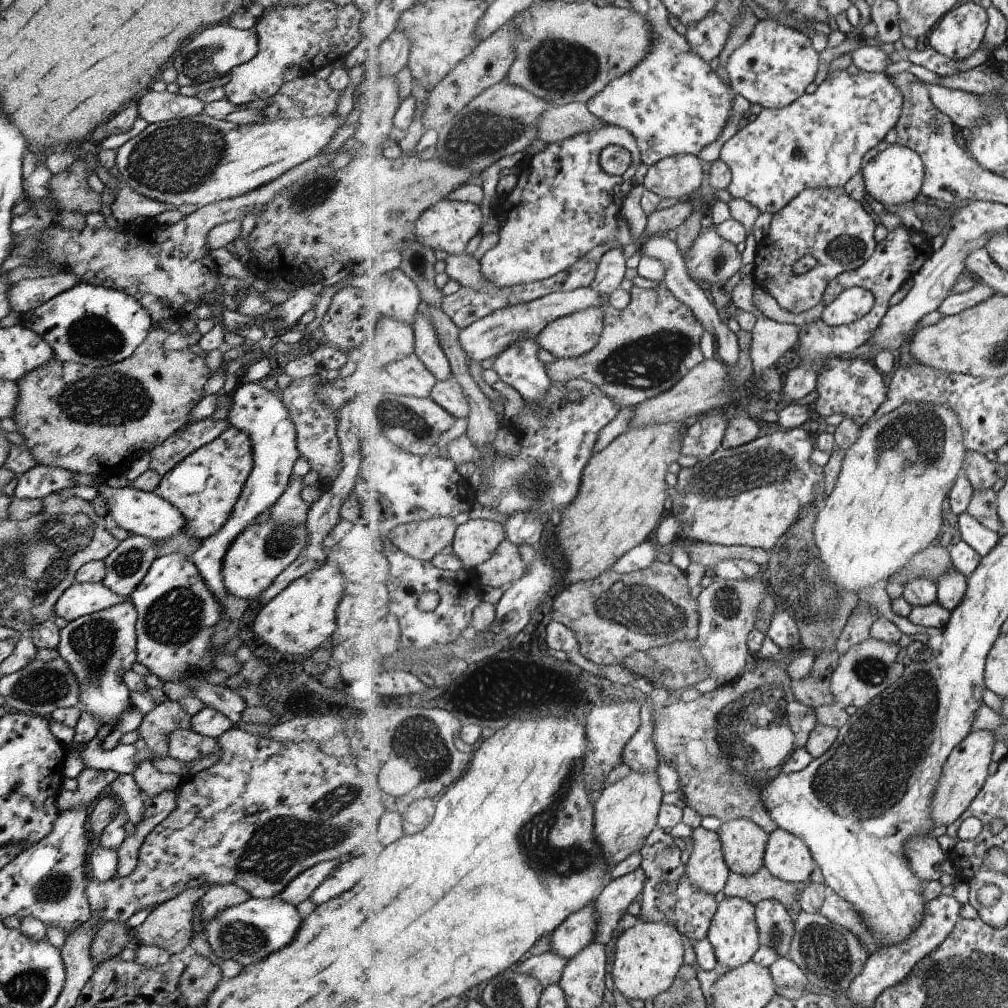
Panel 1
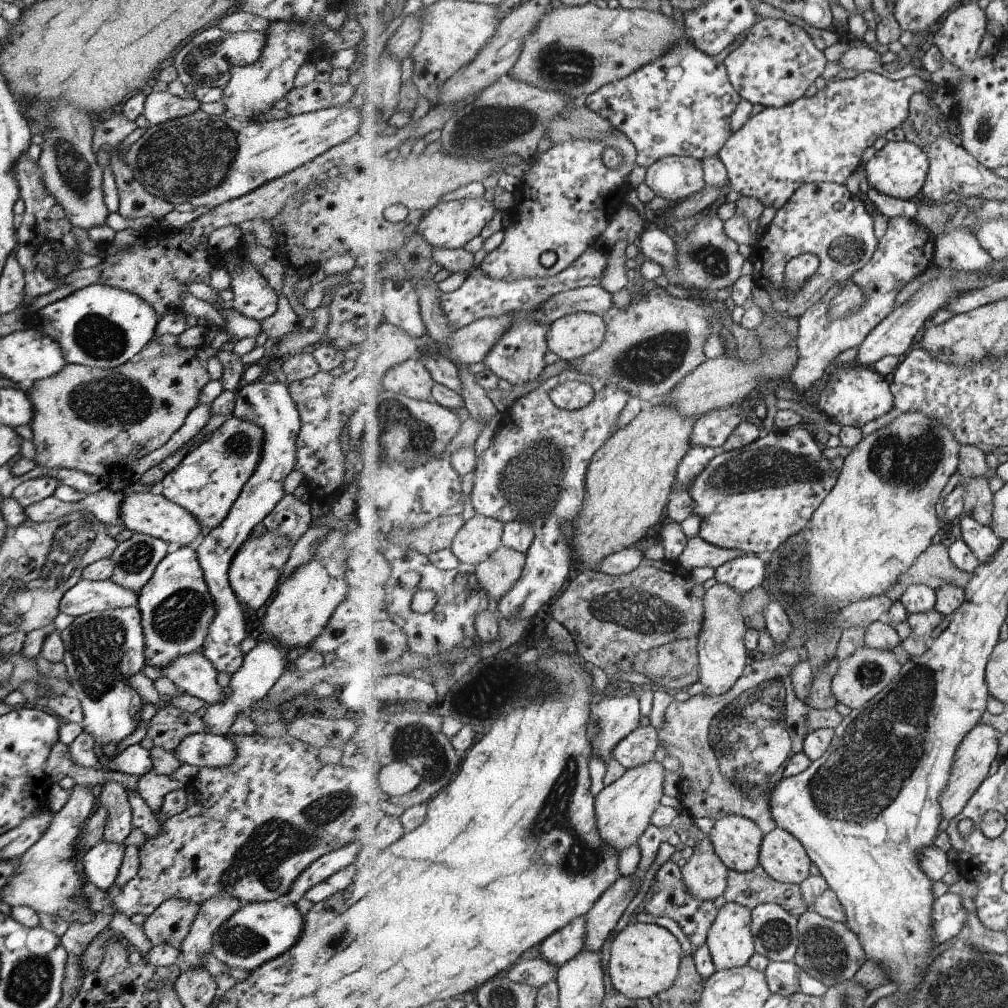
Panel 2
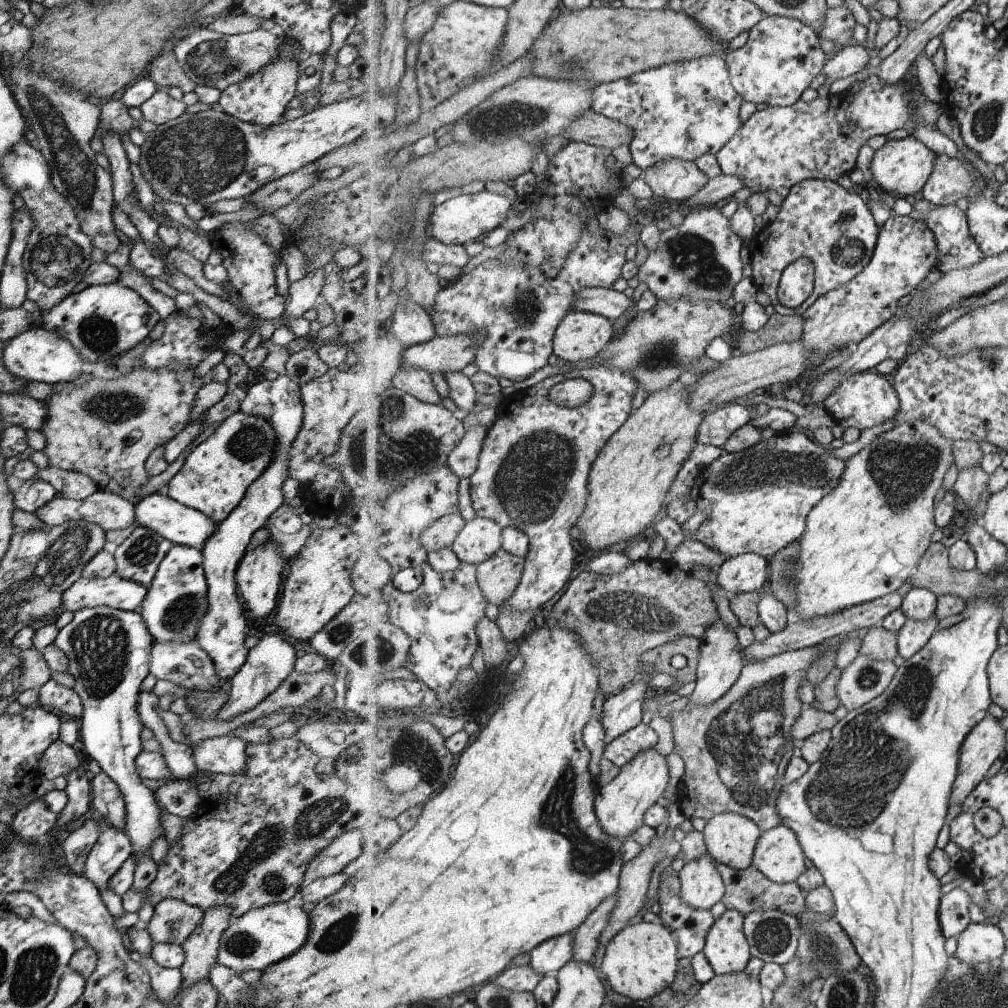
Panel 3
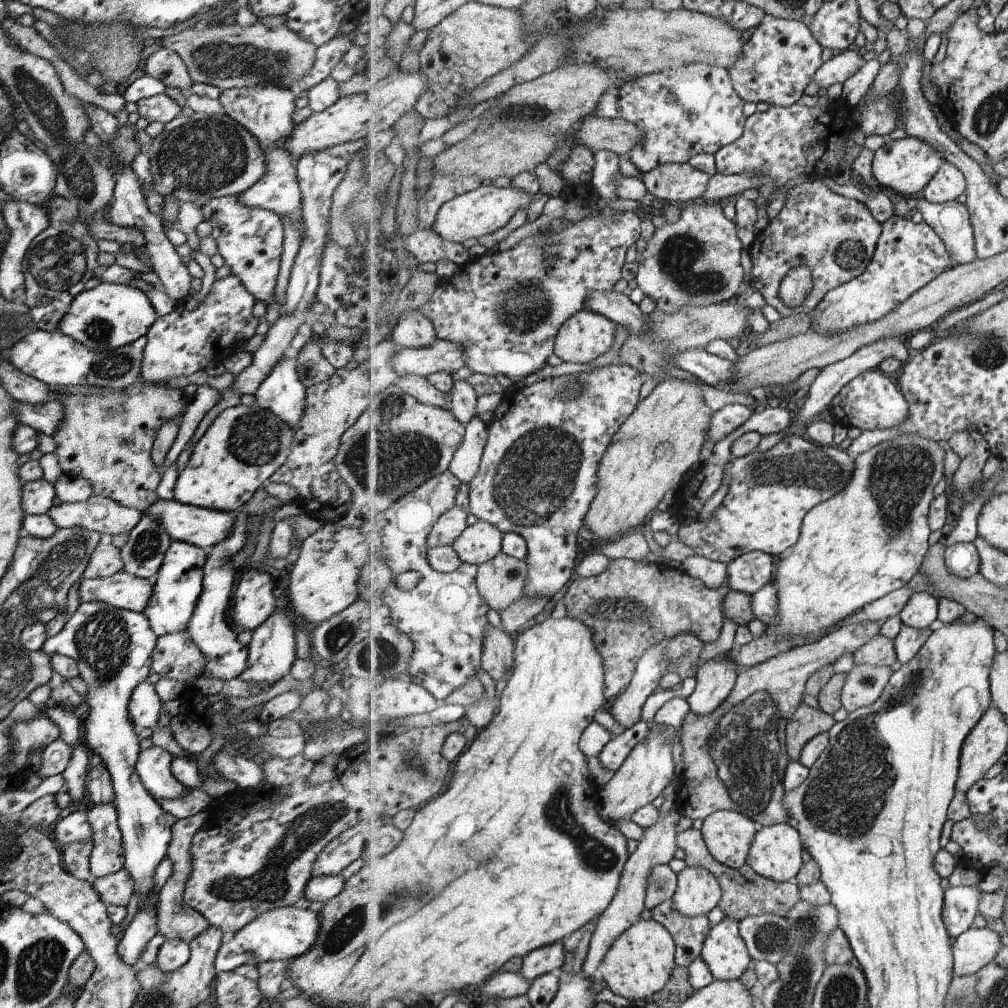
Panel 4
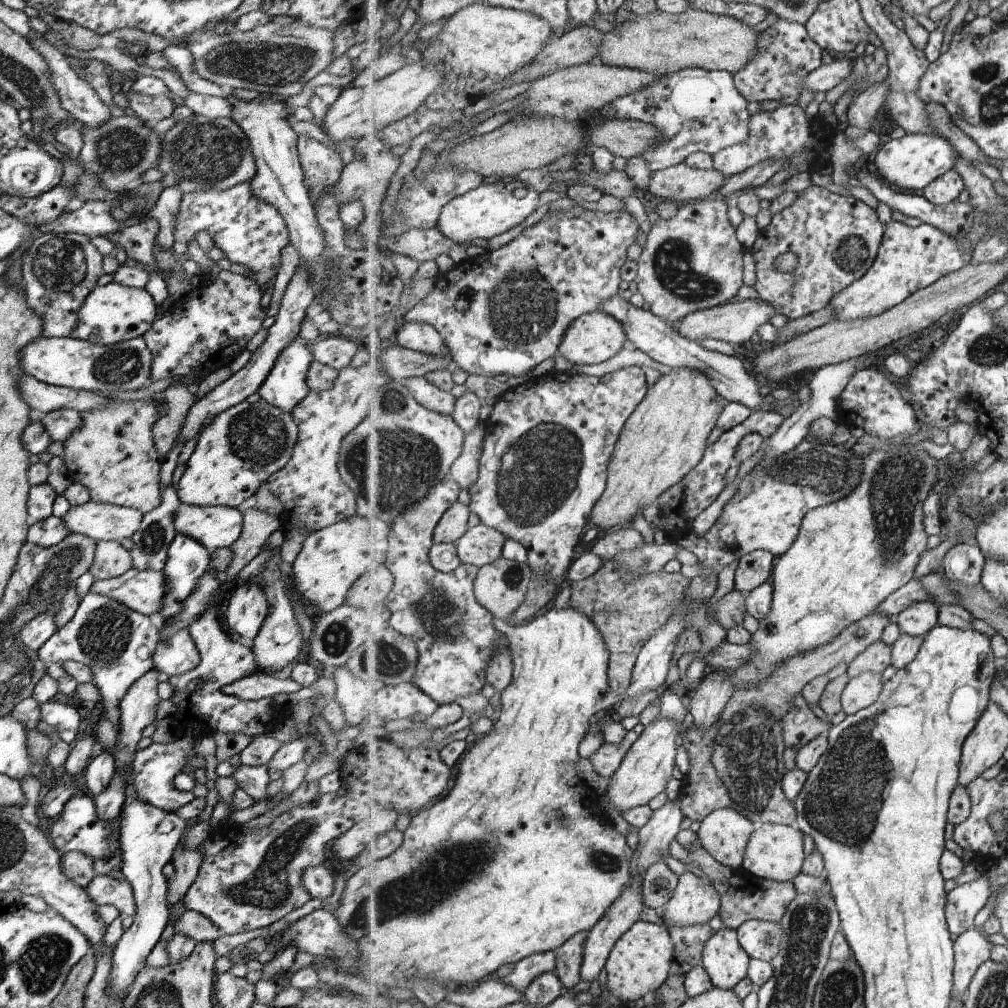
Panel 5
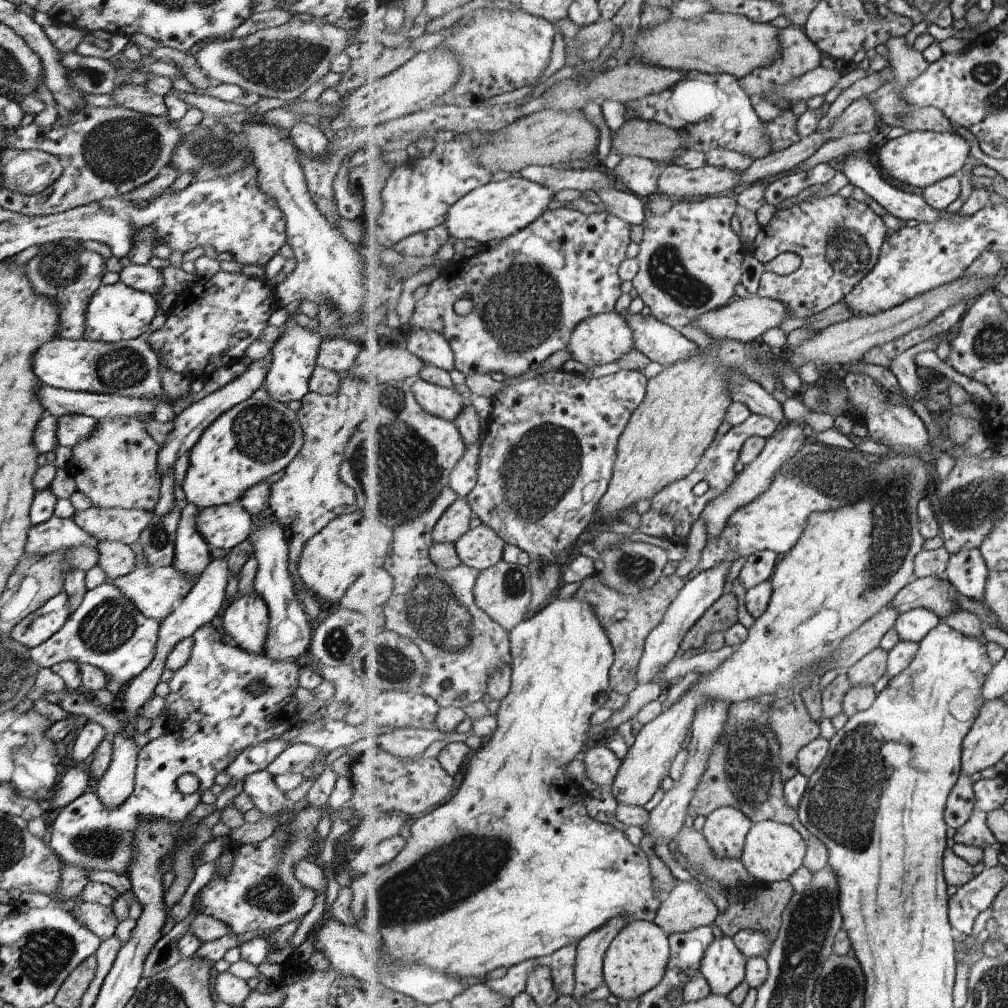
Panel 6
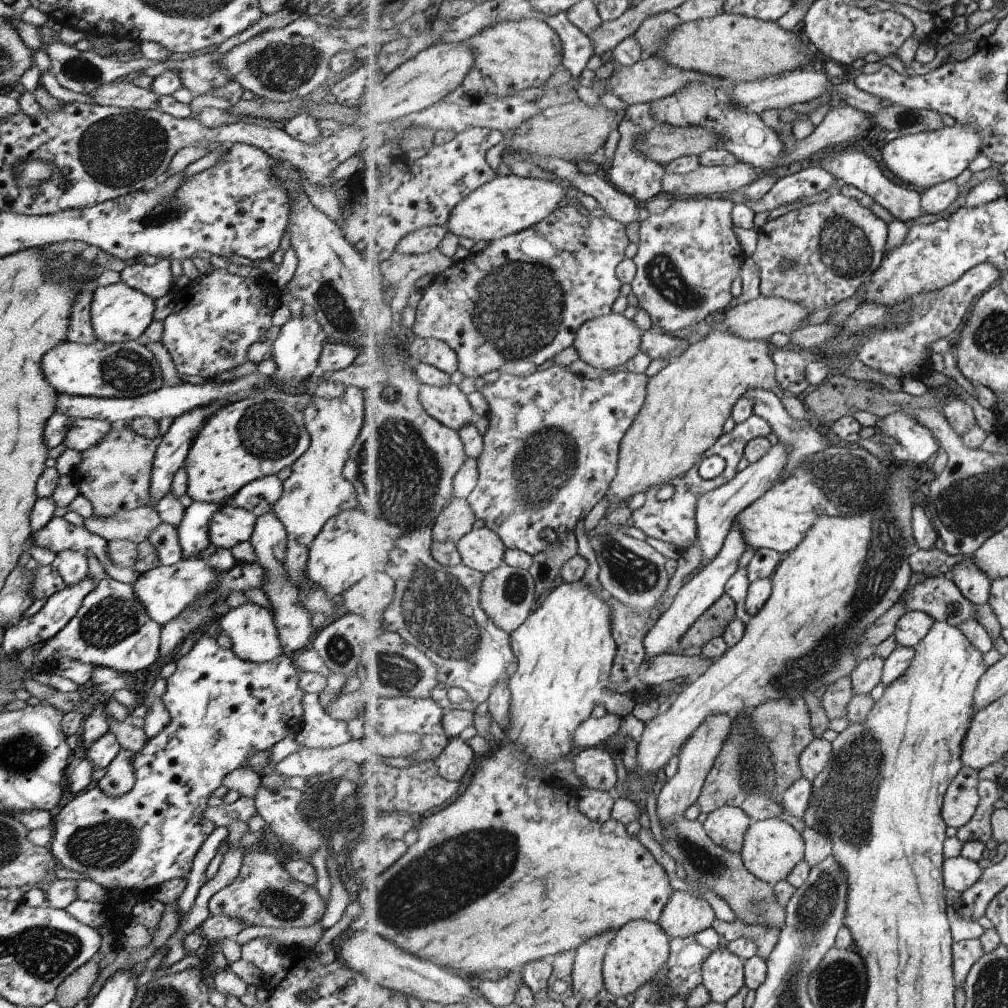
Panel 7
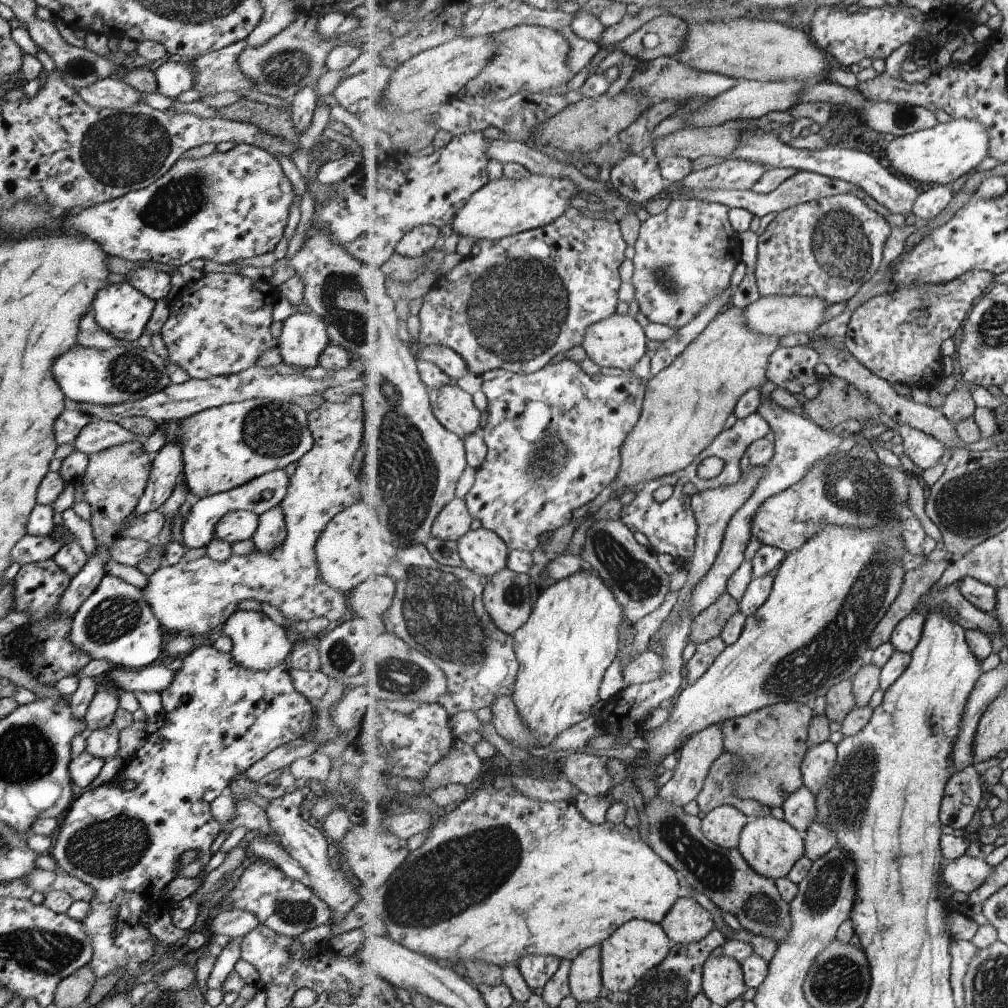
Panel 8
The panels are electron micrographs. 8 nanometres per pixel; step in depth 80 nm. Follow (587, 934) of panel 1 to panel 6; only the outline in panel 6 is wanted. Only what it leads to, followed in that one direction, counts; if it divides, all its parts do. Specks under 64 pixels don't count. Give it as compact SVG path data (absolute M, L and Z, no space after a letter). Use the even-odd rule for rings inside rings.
M537 957L527 959L507 970L504 977L500 979L487 979L487 984L499 991L502 995L509 995L514 999L525 992L530 981L530 976L539 968L546 967L541 965L541 960Z

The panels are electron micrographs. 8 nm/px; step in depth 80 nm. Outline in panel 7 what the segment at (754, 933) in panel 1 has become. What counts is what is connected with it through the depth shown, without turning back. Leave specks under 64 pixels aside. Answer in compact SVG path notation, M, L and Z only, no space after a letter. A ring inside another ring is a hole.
M729 942L724 946L718 946L711 952L709 958L703 963L702 971L704 974L703 984L709 989L713 1001L726 1003L743 988L743 985L746 984L745 964L744 958L730 949Z

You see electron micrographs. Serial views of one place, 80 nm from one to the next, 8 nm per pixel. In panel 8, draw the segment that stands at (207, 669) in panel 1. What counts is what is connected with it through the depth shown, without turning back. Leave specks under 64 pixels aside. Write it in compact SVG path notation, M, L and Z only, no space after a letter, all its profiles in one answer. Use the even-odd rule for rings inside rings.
M277 469L255 477L230 491L197 499L191 508L189 508L189 512L181 525L181 540L183 541L184 547L189 549L206 546L213 538L215 523L220 519L220 516L223 516L226 512L244 510L251 511L253 514L259 516L271 507L278 506L286 493L287 484L287 476L285 476L281 469Z

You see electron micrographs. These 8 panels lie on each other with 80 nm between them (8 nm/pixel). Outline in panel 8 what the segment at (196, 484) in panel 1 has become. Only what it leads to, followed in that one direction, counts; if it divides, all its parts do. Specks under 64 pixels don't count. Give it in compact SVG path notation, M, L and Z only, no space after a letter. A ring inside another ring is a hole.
M247 399L238 403L225 403L218 407L205 409L201 412L192 414L191 416L176 421L168 421L161 425L164 426L166 432L166 442L171 441L172 443L177 443L180 446L179 450L181 451L182 456L181 475L184 477L184 484L186 485L188 492L199 499L202 499L203 497L210 497L217 493L230 491L231 489L237 488L238 486L241 486L247 481L261 476L262 474L282 469L284 466L287 466L287 464L291 464L291 462L296 463L301 456L303 456L311 448L312 445L312 436L306 425L306 413L300 407L290 402L268 401L265 399Z

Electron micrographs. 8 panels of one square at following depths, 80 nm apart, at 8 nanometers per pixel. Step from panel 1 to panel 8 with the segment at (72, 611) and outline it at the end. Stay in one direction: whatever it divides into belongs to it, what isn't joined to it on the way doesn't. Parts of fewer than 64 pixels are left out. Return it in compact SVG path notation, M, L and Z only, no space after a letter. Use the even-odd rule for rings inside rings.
M359 392L351 393L342 403L330 403L323 401L322 404L319 404L315 410L312 410L306 414L306 425L310 430L312 436L312 445L311 448L295 463L295 470L293 474L288 478L288 484L286 486L286 493L284 497L279 502L278 507L283 513L284 525L286 528L286 535L284 541L280 544L278 549L271 551L270 553L263 554L255 550L247 556L234 556L231 555L227 560L221 561L212 561L209 557L204 556L193 561L185 561L183 558L177 561L174 565L163 567L160 566L152 574L147 576L147 582L144 584L144 587L141 589L143 600L149 605L150 611L153 613L153 616L158 620L158 623L163 628L163 631L171 630L171 632L177 632L178 634L183 634L184 636L192 636L193 634L203 634L207 630L213 630L215 626L223 624L225 619L228 619L228 616L231 616L233 611L236 611L237 602L239 600L256 600L257 602L266 602L274 606L281 612L285 620L289 619L293 621L294 624L300 623L303 625L310 618L327 618L328 622L339 622L341 616L346 612L349 612L347 608L347 600L345 594L327 586L318 575L318 570L316 569L316 560L314 557L314 544L315 541L319 538L320 532L325 528L325 525L334 514L341 512L344 508L355 504L357 501L362 500L369 493L363 484L362 480L357 480L356 476L350 471L351 459L354 458L355 449L359 446L359 441L361 440L361 435L364 432L364 424L362 420L362 398L360 397Z

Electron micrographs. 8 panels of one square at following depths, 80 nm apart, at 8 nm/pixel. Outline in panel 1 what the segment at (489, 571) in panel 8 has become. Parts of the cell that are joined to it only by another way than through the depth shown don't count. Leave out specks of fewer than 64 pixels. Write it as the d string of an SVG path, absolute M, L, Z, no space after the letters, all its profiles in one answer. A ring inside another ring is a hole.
M477 517L459 526L450 551L461 560L465 568L475 569L490 560L505 540L503 524Z

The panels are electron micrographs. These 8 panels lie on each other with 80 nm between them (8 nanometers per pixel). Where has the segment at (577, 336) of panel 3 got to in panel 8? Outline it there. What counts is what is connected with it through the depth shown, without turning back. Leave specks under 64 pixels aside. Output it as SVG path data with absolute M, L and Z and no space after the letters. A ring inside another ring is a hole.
M614 314L609 318L592 324L586 332L581 346L587 351L588 358L599 367L620 368L622 372L630 371L645 354L649 354L649 340L643 330L643 321L633 316Z

